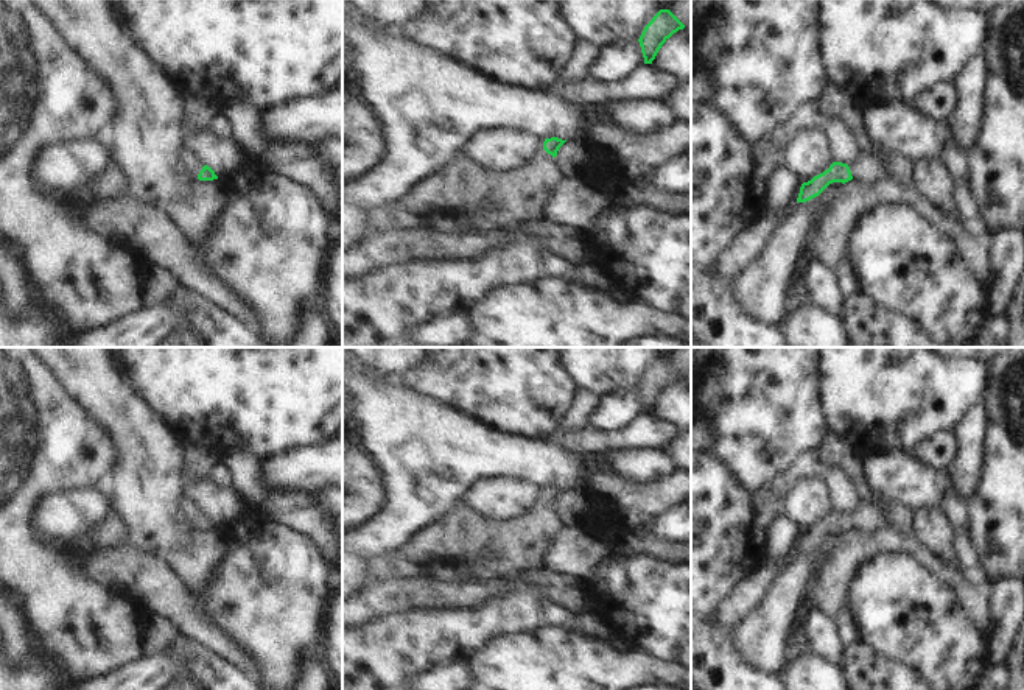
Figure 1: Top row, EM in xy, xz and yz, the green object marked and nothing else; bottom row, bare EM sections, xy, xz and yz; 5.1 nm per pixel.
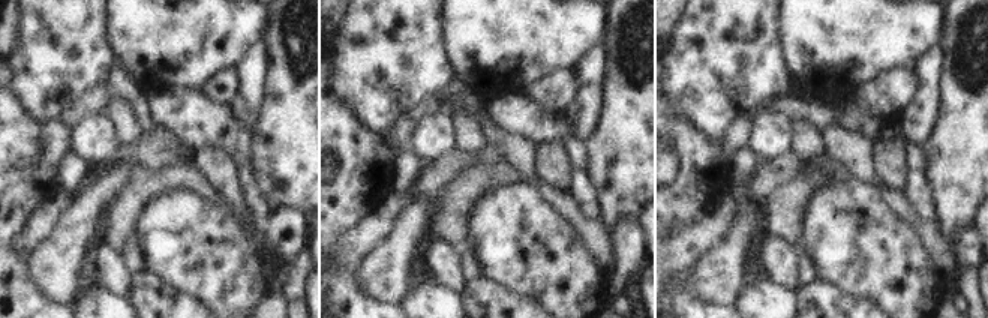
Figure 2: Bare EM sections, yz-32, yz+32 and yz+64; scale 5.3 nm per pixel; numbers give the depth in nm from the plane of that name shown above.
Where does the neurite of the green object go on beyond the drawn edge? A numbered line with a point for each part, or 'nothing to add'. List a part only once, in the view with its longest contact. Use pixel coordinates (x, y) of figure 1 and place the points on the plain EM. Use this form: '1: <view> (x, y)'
1: yz (869, 514)

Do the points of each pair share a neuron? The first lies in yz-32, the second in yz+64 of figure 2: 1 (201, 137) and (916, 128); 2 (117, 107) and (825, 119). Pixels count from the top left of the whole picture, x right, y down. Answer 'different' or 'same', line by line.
1: different
2: different

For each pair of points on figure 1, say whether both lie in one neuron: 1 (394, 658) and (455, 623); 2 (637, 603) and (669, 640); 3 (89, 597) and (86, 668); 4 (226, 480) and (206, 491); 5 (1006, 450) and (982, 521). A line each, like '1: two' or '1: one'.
1: one
2: one
3: one
4: two
5: one

